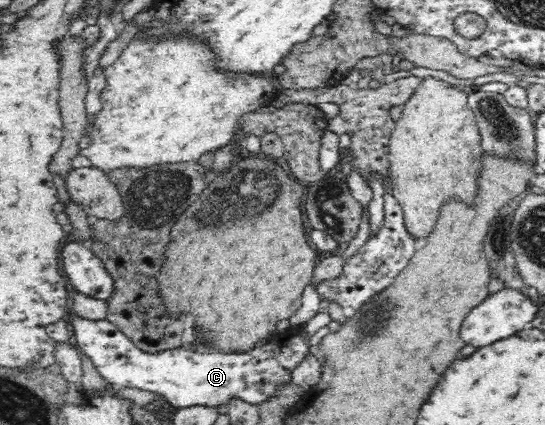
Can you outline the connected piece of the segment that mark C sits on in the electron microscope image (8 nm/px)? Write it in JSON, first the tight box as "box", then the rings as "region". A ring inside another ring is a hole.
{"box":[67,314,309,409],"region":[[[69,314],[67,318],[70,333],[72,334],[75,347],[81,349],[95,365],[101,377],[107,384],[114,388],[129,387],[129,389],[142,389],[163,396],[172,409],[192,405],[204,405],[217,407],[226,404],[231,397],[239,397],[253,404],[261,403],[265,398],[271,397],[281,383],[291,381],[291,372],[309,355],[309,340],[307,333],[301,328],[294,328],[284,341],[279,345],[273,341],[273,345],[261,345],[249,349],[243,353],[227,353],[223,351],[195,351],[184,347],[166,349],[149,353],[137,347],[129,336],[121,332],[113,323],[108,320],[92,321],[85,320],[79,316]]]}

